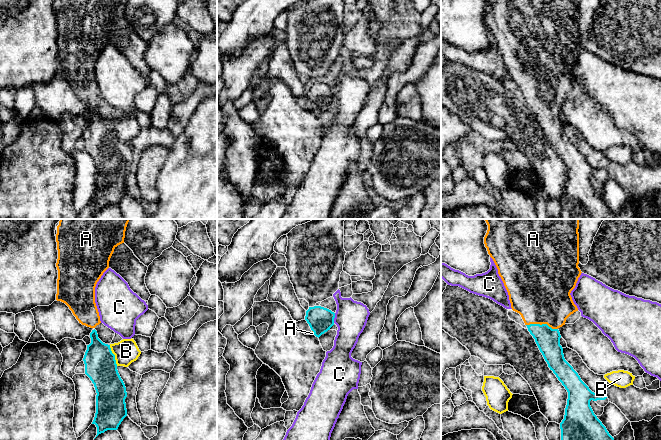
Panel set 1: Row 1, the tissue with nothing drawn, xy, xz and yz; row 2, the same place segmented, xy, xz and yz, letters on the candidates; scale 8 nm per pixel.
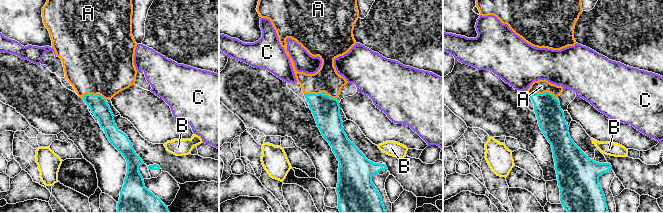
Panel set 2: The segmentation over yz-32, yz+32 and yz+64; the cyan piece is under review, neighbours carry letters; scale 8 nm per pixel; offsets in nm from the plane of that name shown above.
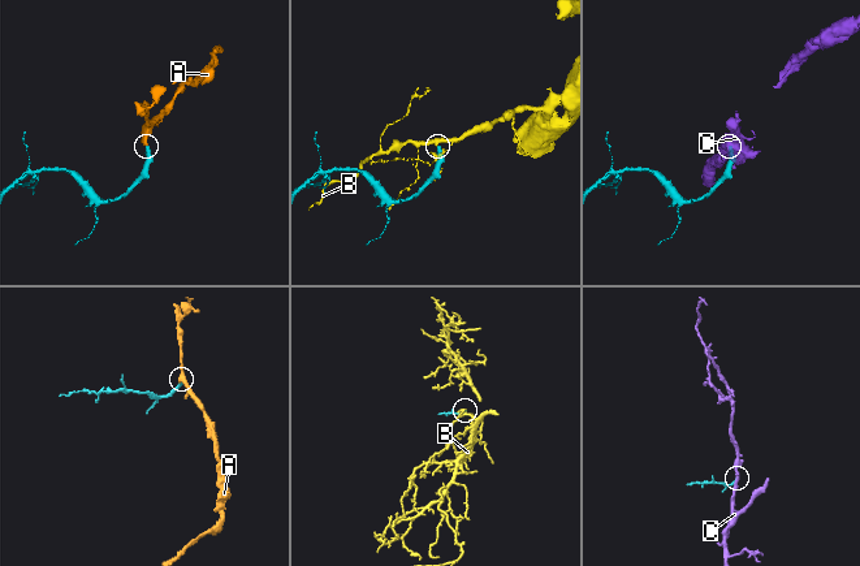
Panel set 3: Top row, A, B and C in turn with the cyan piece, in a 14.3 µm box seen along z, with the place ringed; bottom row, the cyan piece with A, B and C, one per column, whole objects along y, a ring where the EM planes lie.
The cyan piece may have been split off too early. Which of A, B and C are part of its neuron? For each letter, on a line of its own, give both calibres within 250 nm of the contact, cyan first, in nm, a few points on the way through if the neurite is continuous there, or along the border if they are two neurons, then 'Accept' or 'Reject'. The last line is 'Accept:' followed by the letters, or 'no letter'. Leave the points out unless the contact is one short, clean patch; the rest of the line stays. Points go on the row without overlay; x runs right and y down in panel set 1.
A: Thickness 190 nm (cyan) against 480 nm. Path across: yz (547, 115), (542, 100), (540, 69). Accept
B: Thickness 260 nm (cyan) against 200 nm. Reject
C: Thickness 200 nm (cyan) against 260 nm. Boundary: xz (335, 89), (333, 98). Reject
Accept: A

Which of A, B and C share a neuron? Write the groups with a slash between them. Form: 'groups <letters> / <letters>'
groups A / B / C

